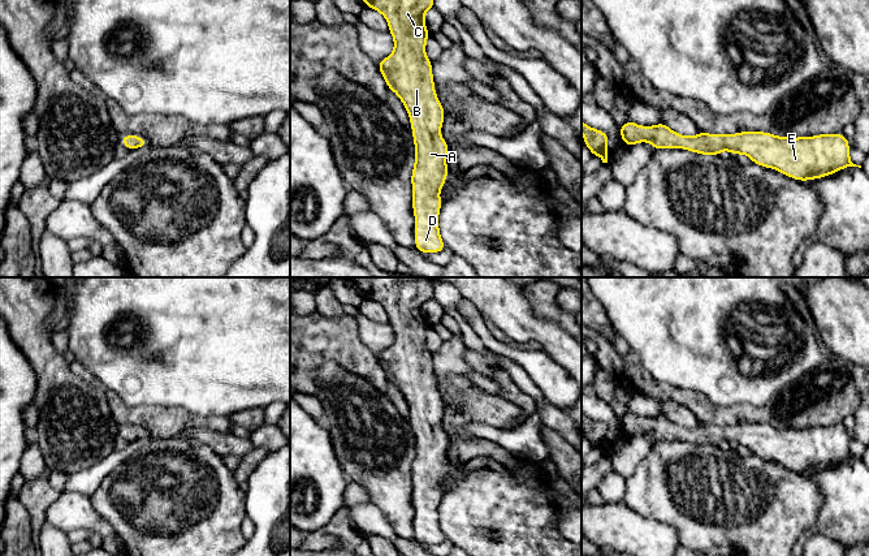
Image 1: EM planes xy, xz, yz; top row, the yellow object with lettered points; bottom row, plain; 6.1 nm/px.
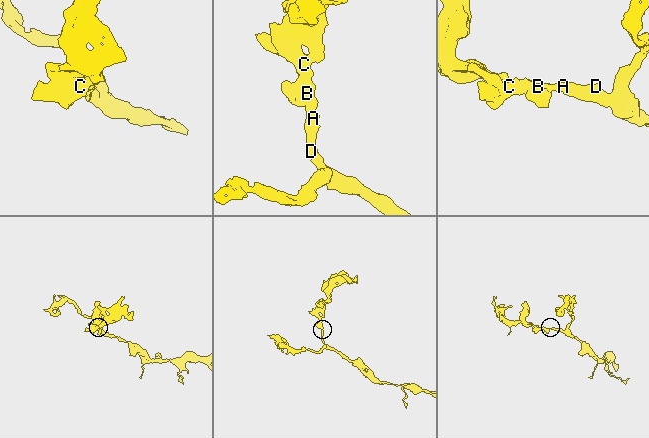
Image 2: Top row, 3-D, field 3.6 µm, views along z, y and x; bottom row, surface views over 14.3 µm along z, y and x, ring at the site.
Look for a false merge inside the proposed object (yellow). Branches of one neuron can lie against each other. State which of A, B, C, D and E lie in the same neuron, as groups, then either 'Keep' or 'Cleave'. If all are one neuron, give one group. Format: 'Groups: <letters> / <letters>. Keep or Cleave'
Groups: A B C D E. Keep

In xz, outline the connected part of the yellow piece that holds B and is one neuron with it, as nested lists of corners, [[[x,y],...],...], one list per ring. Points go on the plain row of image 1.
[[[338,277],[358,289],[367,299],[380,303],[394,329],[394,342],[377,354],[386,379],[393,382],[410,406],[415,435],[411,464],[415,540],[423,546],[446,540],[440,521],[438,487],[448,470],[449,435],[438,426],[445,401],[434,382],[432,353],[425,346],[431,328],[424,306],[434,298],[431,280],[403,281],[399,277]]]

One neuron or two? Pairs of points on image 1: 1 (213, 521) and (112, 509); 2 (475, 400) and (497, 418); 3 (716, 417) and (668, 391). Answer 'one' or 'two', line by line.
1: one
2: one
3: one

